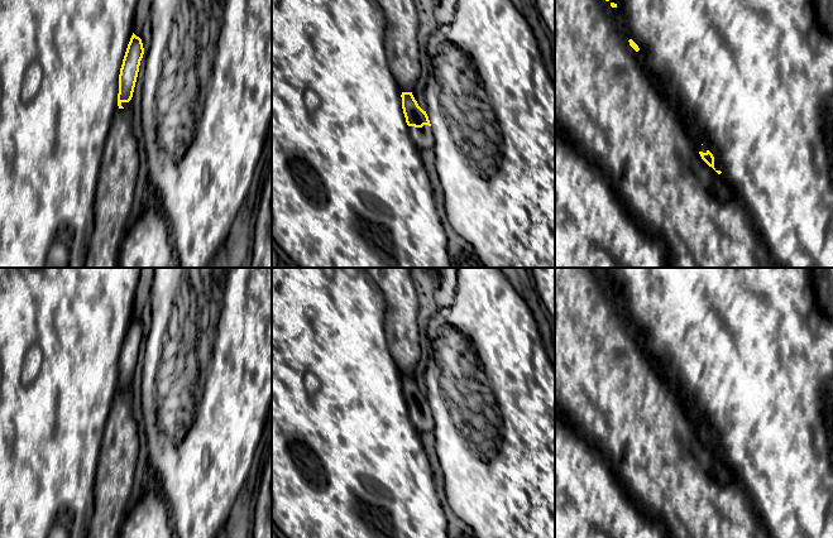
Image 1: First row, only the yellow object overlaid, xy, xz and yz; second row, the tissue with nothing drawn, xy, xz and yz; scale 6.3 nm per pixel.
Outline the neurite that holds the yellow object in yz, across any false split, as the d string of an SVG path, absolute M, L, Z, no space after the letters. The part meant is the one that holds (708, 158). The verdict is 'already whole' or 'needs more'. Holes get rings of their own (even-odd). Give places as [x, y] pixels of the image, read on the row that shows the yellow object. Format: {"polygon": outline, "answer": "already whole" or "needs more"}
{"polygon": "M702 141L698 146L698 150L702 159L715 170L714 168L715 155L714 153L710 152L710 148L708 146L708 144L705 141Z", "answer": "needs more"}

